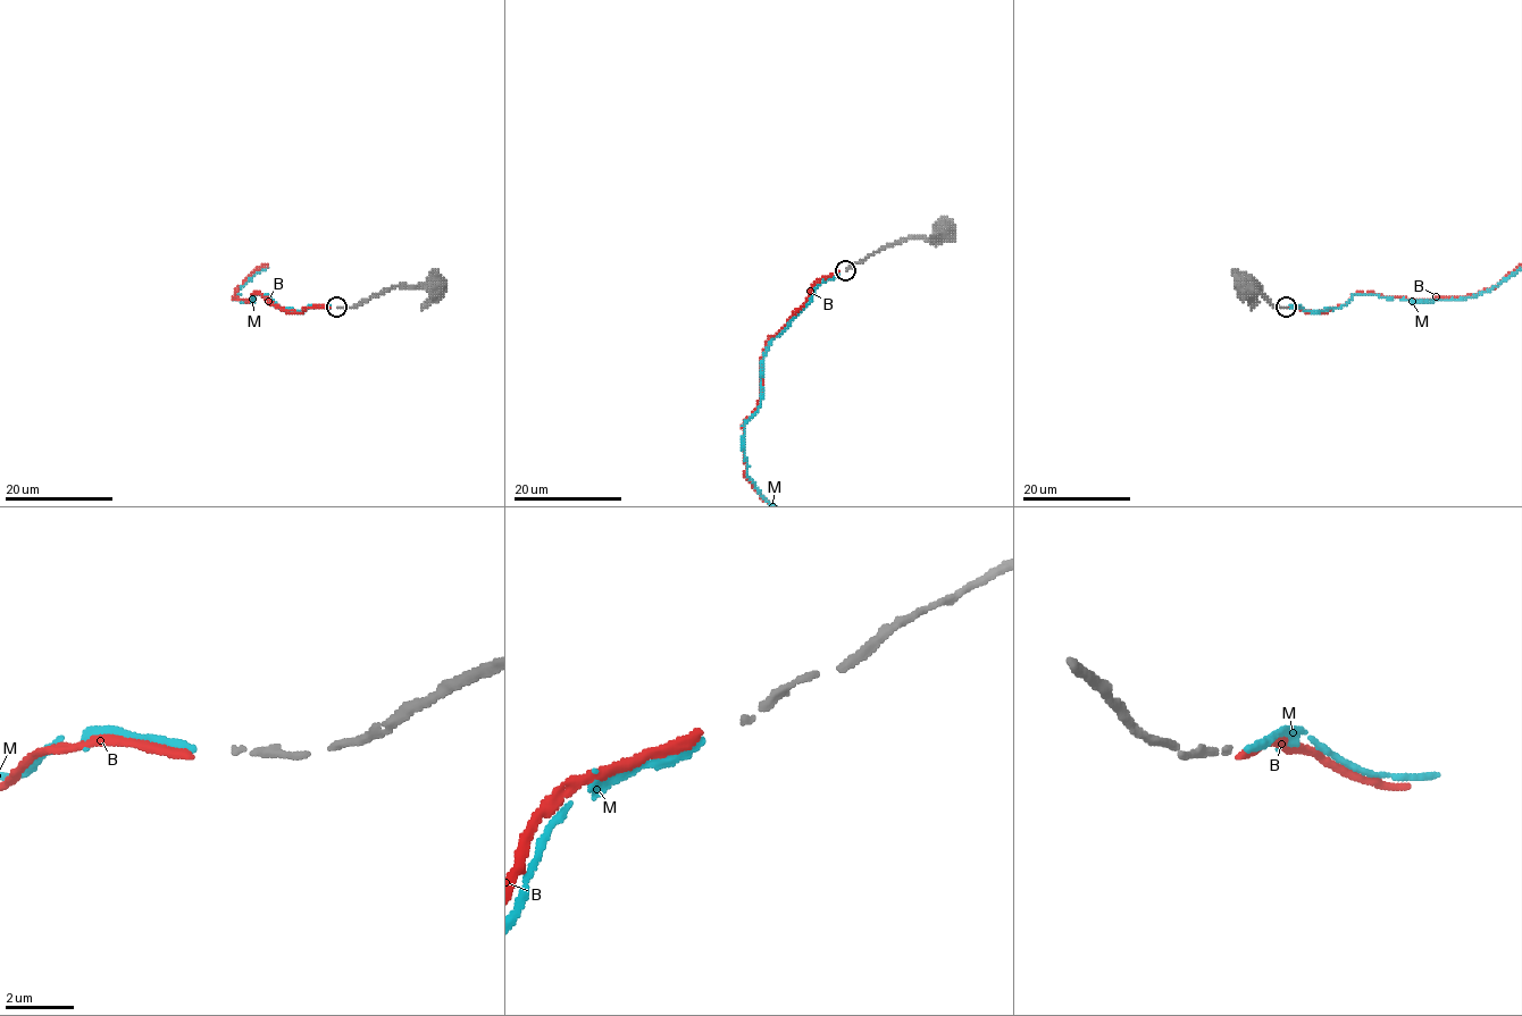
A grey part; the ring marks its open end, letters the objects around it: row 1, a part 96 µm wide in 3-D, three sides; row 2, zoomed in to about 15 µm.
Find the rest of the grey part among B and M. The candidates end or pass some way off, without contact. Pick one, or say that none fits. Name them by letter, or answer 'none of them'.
M

